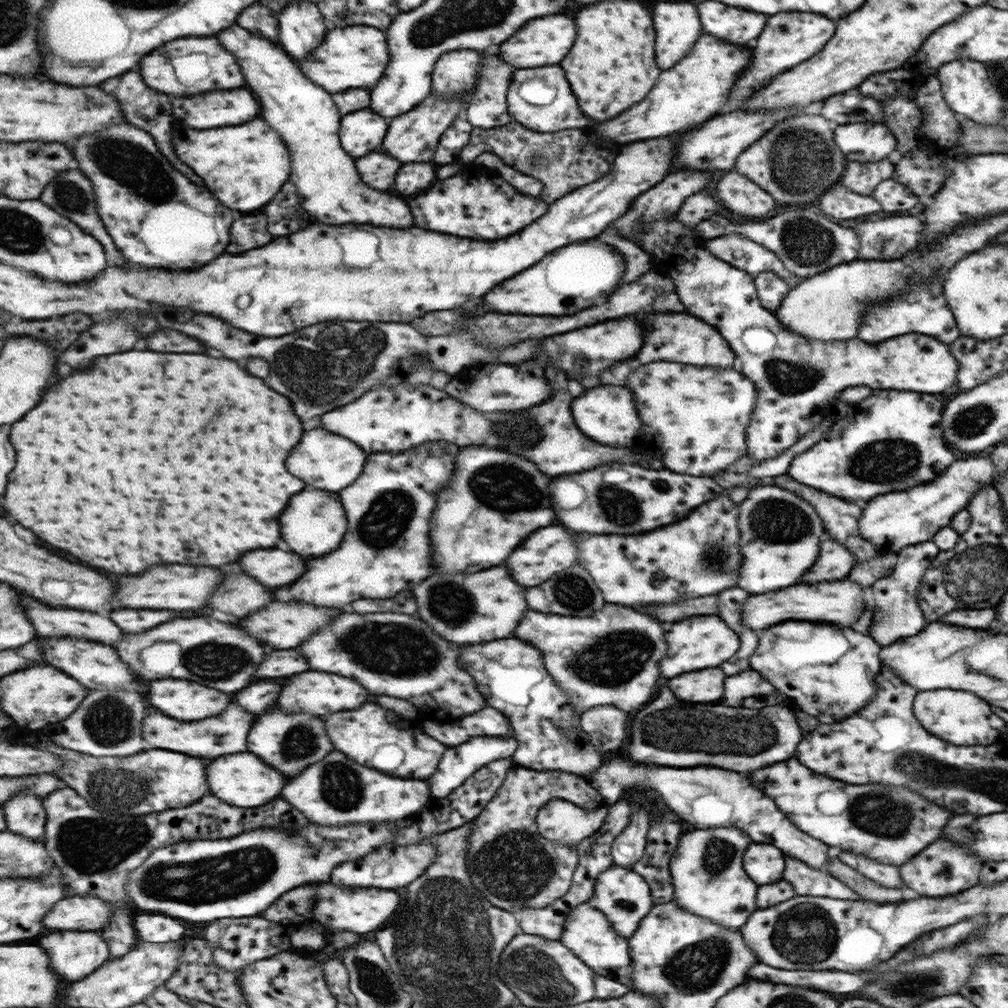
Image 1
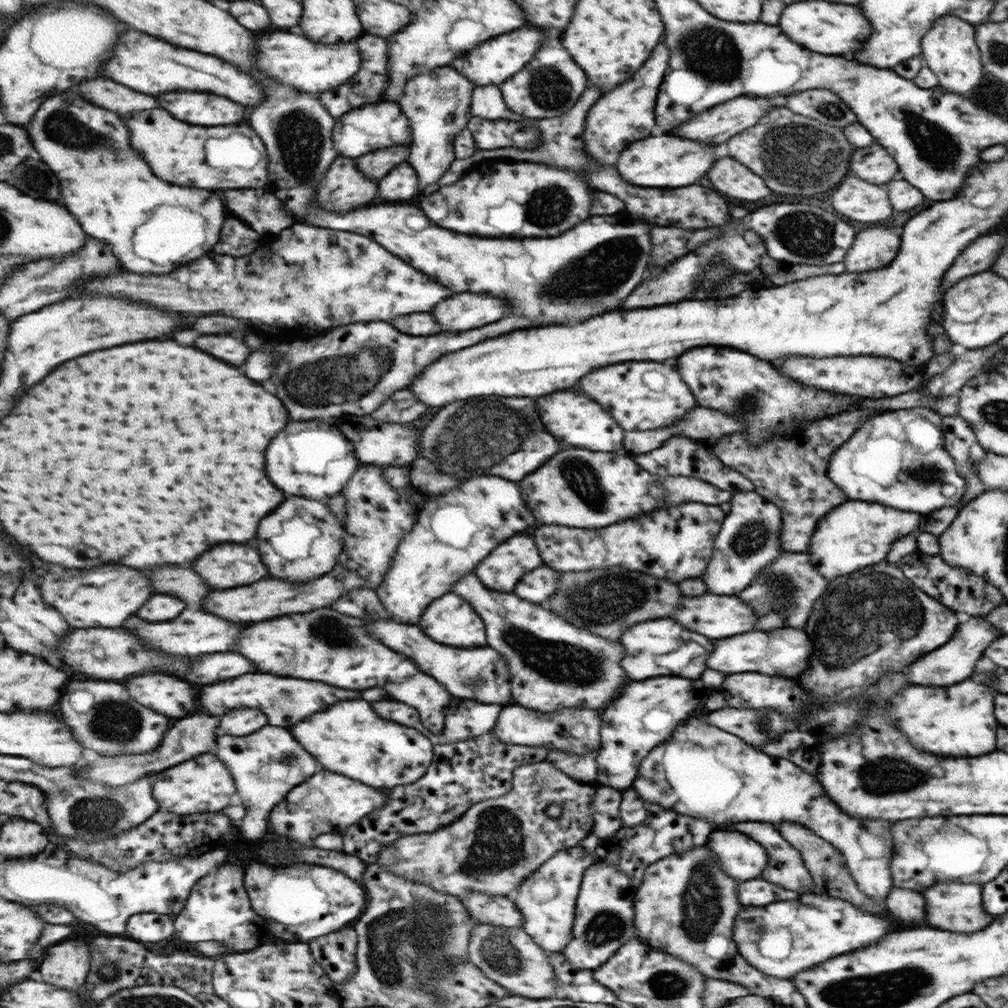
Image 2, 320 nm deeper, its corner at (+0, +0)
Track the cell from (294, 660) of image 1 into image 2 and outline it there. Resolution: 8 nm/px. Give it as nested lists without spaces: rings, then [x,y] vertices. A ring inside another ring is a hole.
[[[219,652],[219,654],[203,656],[191,664],[191,672],[185,676],[185,680],[193,684],[221,682],[227,678],[253,672],[253,664],[249,662],[251,660],[245,660],[245,656],[239,656],[237,652]]]

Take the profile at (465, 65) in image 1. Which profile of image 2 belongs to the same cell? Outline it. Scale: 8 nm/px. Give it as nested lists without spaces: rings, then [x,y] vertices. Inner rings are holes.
[[[447,65],[433,70],[428,70],[414,76],[407,81],[404,88],[403,99],[397,102],[406,115],[410,117],[410,124],[413,131],[413,143],[411,144],[411,154],[409,163],[415,168],[419,175],[419,195],[425,192],[427,186],[435,184],[455,163],[456,152],[454,142],[458,134],[468,128],[470,118],[473,116],[472,102],[474,100],[474,90],[477,88],[462,72],[457,72],[452,66]]]

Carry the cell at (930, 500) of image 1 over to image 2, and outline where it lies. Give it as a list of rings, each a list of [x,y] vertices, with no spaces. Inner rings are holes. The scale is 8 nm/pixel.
[[[847,499],[845,503],[823,516],[823,524],[815,529],[811,537],[811,548],[807,547],[809,562],[823,578],[847,575],[860,568],[885,562],[890,544],[901,535],[917,533],[921,514],[895,510],[885,504],[872,501]]]

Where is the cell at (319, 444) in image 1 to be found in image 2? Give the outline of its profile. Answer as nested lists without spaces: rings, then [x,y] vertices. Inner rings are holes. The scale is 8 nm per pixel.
[[[319,420],[291,422],[283,432],[279,432],[267,450],[267,474],[275,480],[275,486],[285,494],[311,500],[323,501],[323,498],[341,493],[362,465],[355,445],[345,438],[345,434],[331,424],[323,426]]]

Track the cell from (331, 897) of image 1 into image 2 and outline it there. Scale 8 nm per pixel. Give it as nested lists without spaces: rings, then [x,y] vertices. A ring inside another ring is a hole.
[[[251,862],[244,876],[244,885],[255,912],[275,928],[271,934],[291,943],[309,944],[313,938],[349,926],[363,914],[368,902],[367,891],[361,884],[343,872],[317,864],[293,864],[279,870],[263,862]]]

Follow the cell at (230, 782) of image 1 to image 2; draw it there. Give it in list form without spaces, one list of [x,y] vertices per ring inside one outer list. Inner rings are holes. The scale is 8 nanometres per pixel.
[[[203,754],[175,768],[169,768],[161,772],[161,780],[155,780],[155,800],[159,800],[159,810],[175,814],[219,813],[231,804],[231,798],[238,794],[237,790],[234,776],[213,754]]]

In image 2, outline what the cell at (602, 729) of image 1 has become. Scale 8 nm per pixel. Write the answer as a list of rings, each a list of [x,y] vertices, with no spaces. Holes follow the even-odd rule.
[[[524,706],[503,707],[501,716],[497,719],[497,724],[493,732],[500,741],[507,744],[525,746],[543,746],[546,750],[563,750],[570,754],[586,754],[601,746],[599,732],[601,730],[601,712],[597,710],[587,710],[587,708],[563,708],[563,712],[553,712],[553,714],[541,714],[535,710],[529,710]]]

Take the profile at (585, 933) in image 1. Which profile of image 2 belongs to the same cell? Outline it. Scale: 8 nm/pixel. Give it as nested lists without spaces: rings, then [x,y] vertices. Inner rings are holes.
[[[591,832],[575,846],[555,852],[551,859],[521,880],[518,892],[512,897],[519,909],[521,927],[549,954],[561,953],[573,936],[579,885],[584,871],[592,864],[593,849],[599,841],[600,838]]]

